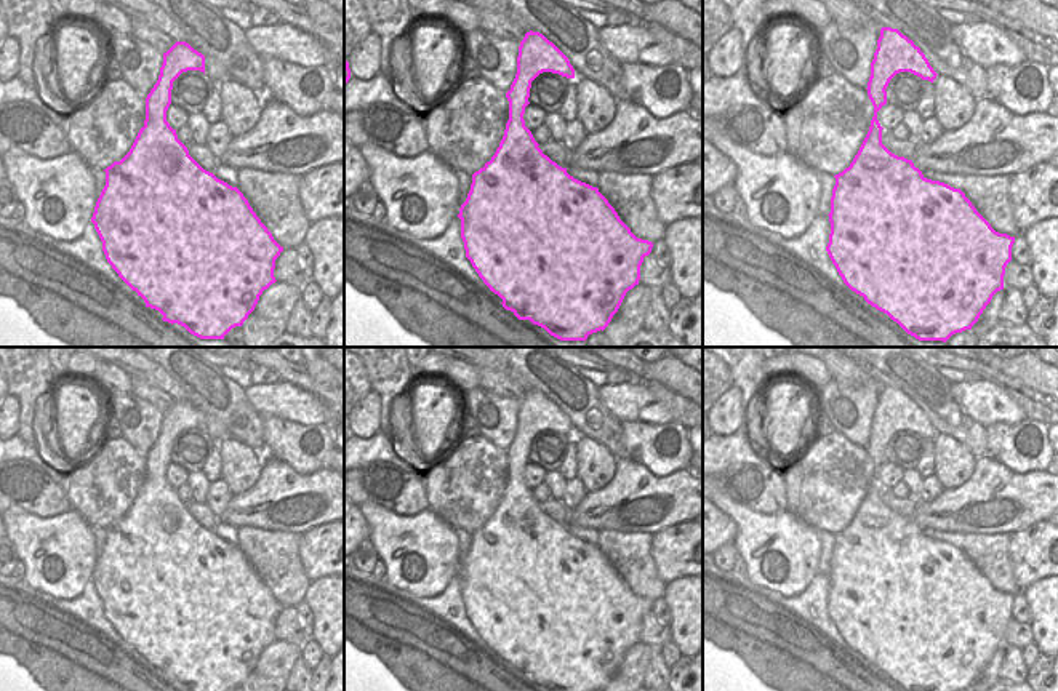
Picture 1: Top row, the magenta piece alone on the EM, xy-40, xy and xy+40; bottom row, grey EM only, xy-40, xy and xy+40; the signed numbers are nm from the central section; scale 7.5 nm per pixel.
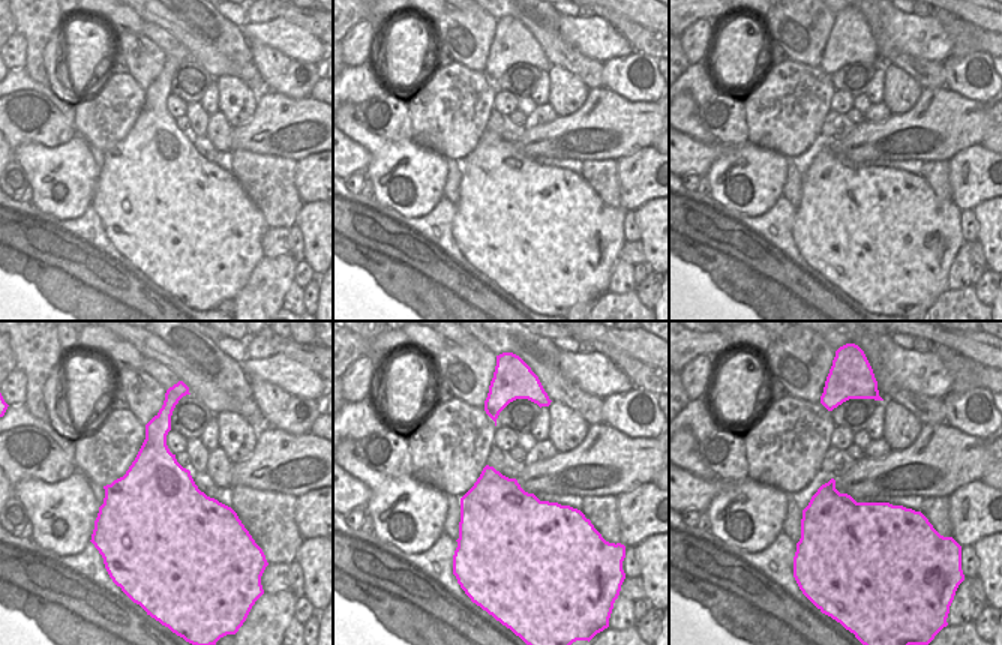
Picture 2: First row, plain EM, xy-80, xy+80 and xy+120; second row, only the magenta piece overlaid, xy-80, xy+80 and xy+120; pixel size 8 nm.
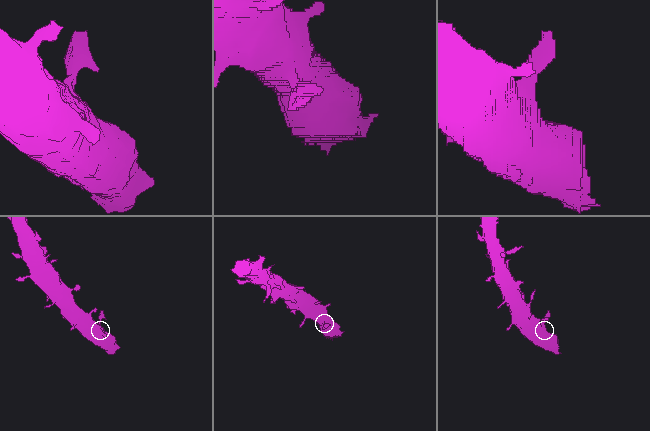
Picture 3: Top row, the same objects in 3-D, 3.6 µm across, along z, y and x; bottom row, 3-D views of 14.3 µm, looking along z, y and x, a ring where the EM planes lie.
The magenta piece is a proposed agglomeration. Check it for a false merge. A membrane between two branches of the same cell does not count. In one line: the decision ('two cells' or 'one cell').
two cells

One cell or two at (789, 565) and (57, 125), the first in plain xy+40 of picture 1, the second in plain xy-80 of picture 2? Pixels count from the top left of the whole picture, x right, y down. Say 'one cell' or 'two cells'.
two cells

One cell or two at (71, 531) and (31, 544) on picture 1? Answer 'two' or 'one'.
one

